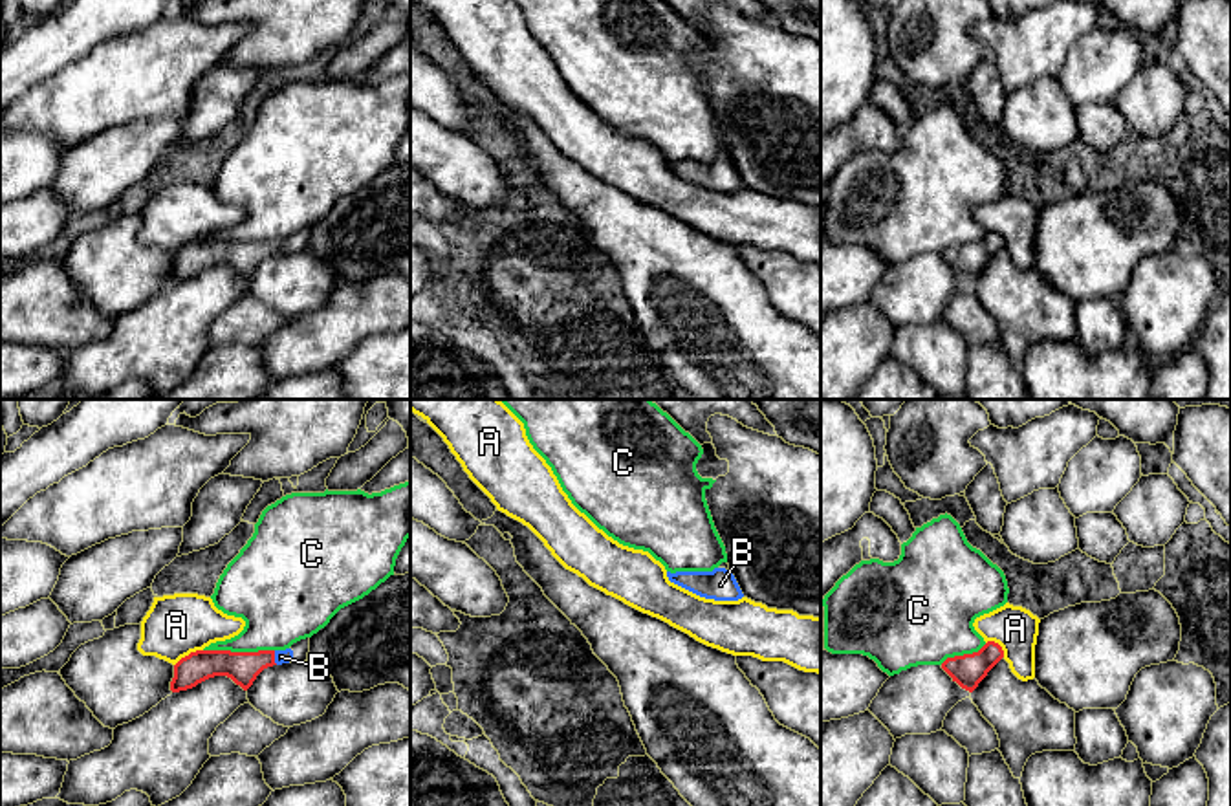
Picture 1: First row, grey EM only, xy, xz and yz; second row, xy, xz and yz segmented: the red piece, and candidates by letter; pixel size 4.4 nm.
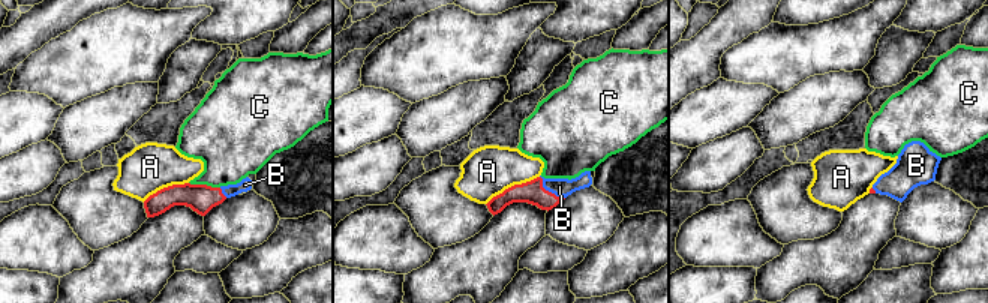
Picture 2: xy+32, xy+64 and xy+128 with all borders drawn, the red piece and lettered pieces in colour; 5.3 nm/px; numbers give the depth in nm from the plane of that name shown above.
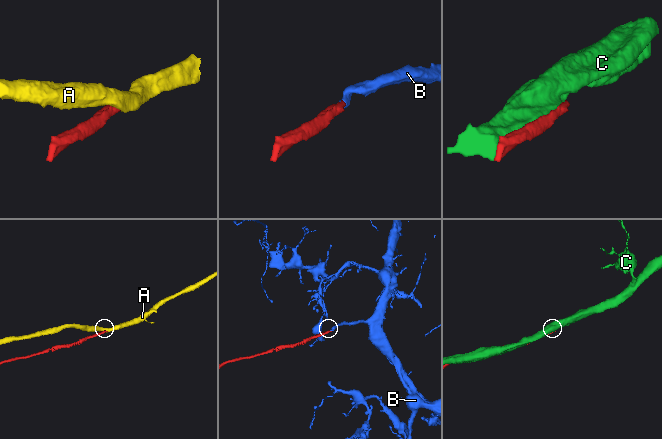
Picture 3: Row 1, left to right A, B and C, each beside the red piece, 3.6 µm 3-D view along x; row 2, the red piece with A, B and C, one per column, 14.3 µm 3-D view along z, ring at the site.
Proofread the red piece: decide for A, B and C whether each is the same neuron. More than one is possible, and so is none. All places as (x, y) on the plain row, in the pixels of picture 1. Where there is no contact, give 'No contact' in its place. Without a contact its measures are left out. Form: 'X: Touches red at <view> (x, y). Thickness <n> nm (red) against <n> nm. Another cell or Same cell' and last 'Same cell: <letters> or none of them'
A: Touches red at xy (189, 244). Thickness 140 nm (red) against 280 nm. Another cell
B: Touches red at xy (273, 248). Thickness 140 nm (red) against 60 nm. Same cell
C: Touches red at xy (239, 242). Thickness 140 nm (red) against 300 nm. Another cell
Same cell: B

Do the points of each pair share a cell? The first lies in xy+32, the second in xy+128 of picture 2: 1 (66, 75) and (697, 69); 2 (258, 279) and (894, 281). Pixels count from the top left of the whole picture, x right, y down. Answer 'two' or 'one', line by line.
1: two
2: two

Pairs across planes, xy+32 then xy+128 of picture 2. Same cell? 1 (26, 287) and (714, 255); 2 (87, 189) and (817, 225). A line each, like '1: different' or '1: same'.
1: different
2: same

